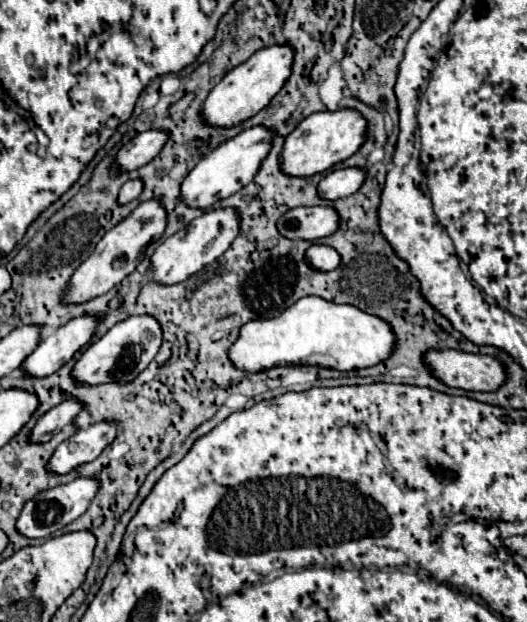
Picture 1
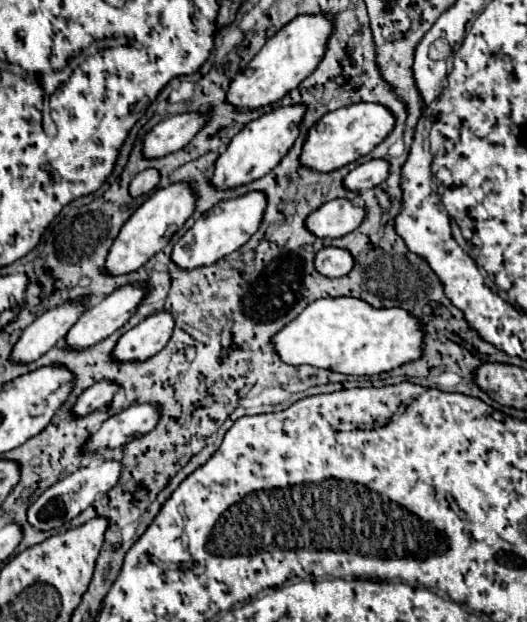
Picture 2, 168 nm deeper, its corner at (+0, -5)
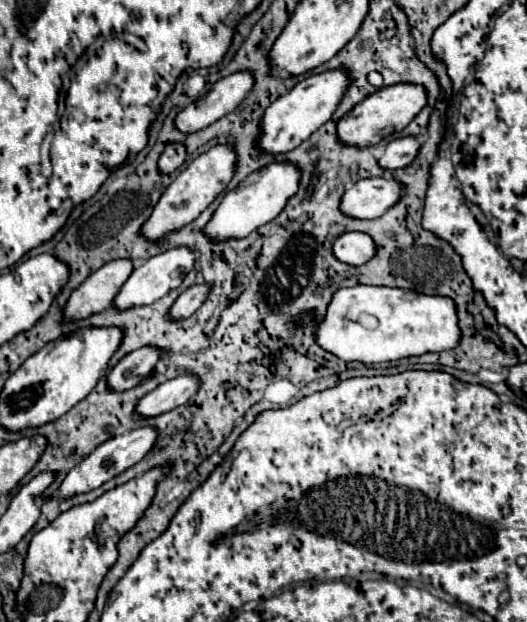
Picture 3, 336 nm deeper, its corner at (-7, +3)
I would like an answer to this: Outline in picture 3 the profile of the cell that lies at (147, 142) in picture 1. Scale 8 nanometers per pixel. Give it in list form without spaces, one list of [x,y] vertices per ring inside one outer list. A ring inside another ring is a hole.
[[[237,71],[219,79],[207,95],[199,97],[177,115],[175,125],[181,133],[195,133],[205,129],[219,117],[231,113],[231,109],[235,109],[247,97],[253,85],[255,77],[251,71]]]

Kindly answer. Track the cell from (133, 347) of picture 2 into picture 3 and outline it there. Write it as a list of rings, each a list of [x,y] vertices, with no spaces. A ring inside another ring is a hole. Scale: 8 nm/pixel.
[[[199,283],[199,285],[189,287],[185,293],[179,295],[175,305],[171,307],[171,317],[173,319],[191,317],[205,303],[205,299],[209,297],[209,291],[211,291],[211,287],[207,283]]]

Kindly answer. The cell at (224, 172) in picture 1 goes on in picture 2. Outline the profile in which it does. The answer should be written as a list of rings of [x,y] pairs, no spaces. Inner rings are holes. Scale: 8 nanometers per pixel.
[[[294,105],[294,107],[280,107],[274,109],[272,113],[262,115],[256,121],[250,121],[228,145],[228,149],[216,159],[214,163],[214,175],[210,179],[210,185],[218,191],[228,191],[240,185],[248,185],[266,173],[270,173],[284,153],[292,147],[292,141],[296,139],[300,117],[304,117],[304,105]]]

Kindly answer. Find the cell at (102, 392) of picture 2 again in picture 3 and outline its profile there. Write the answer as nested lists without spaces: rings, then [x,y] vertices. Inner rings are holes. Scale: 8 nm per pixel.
[[[141,347],[129,355],[125,355],[109,375],[109,387],[113,391],[127,391],[139,385],[145,377],[151,375],[157,361],[165,355],[159,347]]]

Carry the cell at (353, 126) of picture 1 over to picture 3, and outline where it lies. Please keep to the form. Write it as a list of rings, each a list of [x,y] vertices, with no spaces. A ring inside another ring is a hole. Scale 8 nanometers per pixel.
[[[397,83],[389,85],[387,89],[375,91],[367,101],[361,101],[343,121],[339,121],[339,137],[347,141],[347,145],[377,145],[381,139],[385,139],[393,131],[403,131],[413,117],[425,107],[427,103],[427,89],[423,85],[415,83]]]

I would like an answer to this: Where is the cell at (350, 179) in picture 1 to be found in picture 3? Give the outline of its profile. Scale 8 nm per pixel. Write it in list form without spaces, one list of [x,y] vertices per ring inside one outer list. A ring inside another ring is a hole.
[[[405,135],[405,137],[393,139],[385,147],[385,153],[379,159],[379,165],[383,165],[383,169],[389,169],[389,171],[399,169],[399,167],[407,167],[413,163],[419,149],[421,149],[421,141],[415,135]]]

